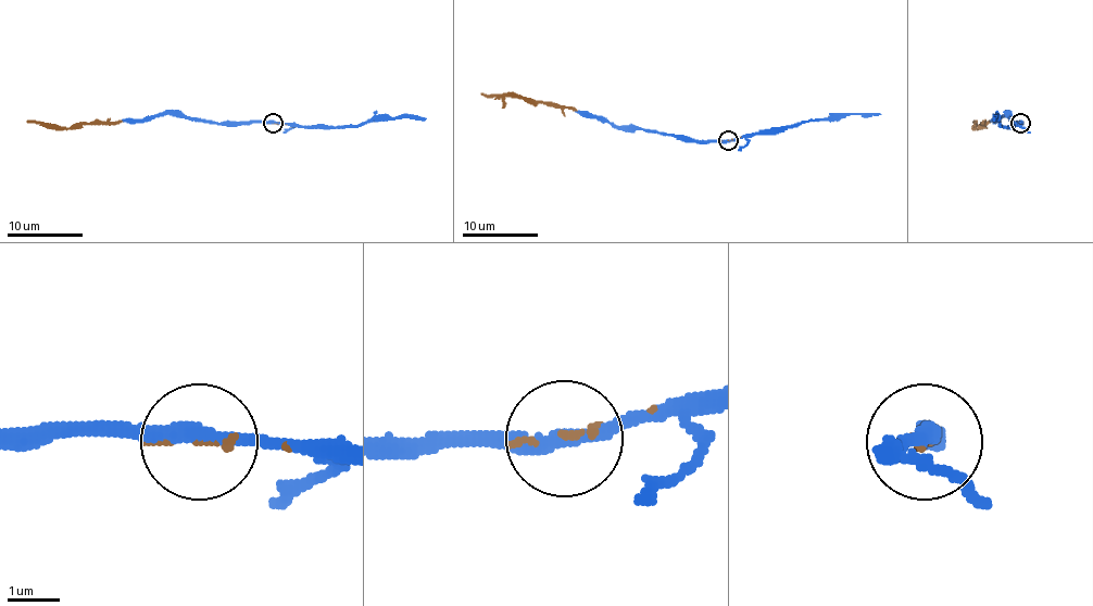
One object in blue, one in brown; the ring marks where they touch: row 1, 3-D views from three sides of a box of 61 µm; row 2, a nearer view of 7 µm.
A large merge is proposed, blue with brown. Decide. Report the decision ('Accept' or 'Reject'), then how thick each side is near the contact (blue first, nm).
Accept. Thickness 320 nm (blue) against 90 nm

